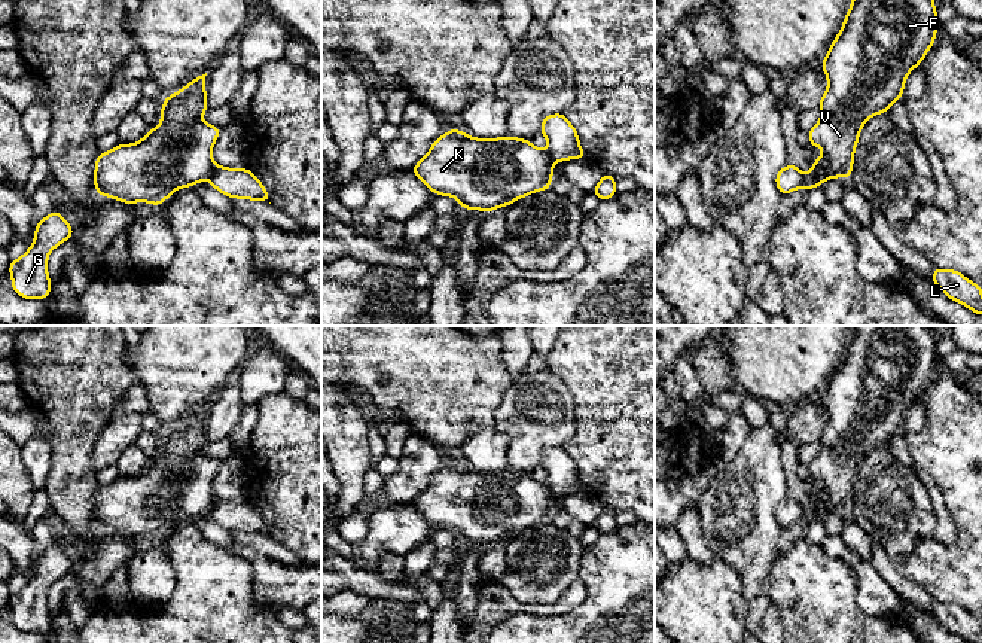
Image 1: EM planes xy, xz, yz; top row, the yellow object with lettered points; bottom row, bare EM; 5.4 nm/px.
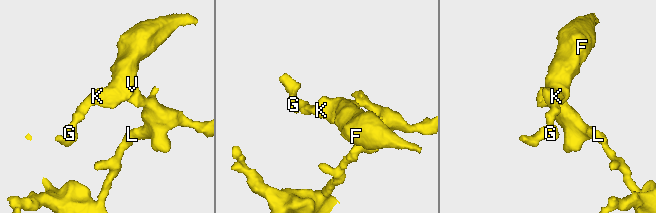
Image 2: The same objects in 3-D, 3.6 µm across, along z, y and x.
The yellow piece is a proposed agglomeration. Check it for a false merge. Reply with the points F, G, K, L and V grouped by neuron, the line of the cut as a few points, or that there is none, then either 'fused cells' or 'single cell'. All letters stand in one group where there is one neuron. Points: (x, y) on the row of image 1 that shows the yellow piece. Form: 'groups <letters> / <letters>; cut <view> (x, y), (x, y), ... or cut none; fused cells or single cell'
groups F G K V / L; cut yz (811, 168), (825, 179); fused cells

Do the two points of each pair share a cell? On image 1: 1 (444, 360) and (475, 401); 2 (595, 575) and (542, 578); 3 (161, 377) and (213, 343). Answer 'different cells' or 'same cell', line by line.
1: same cell
2: different cells
3: same cell

